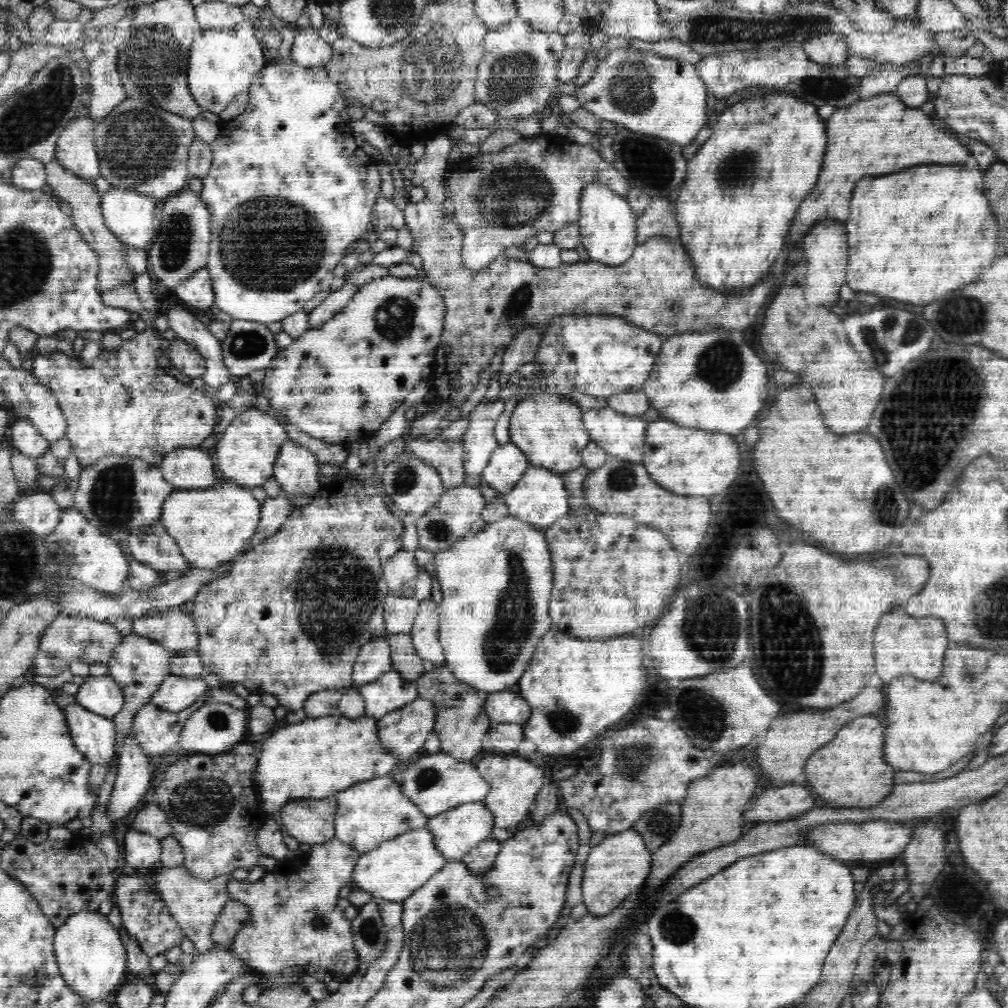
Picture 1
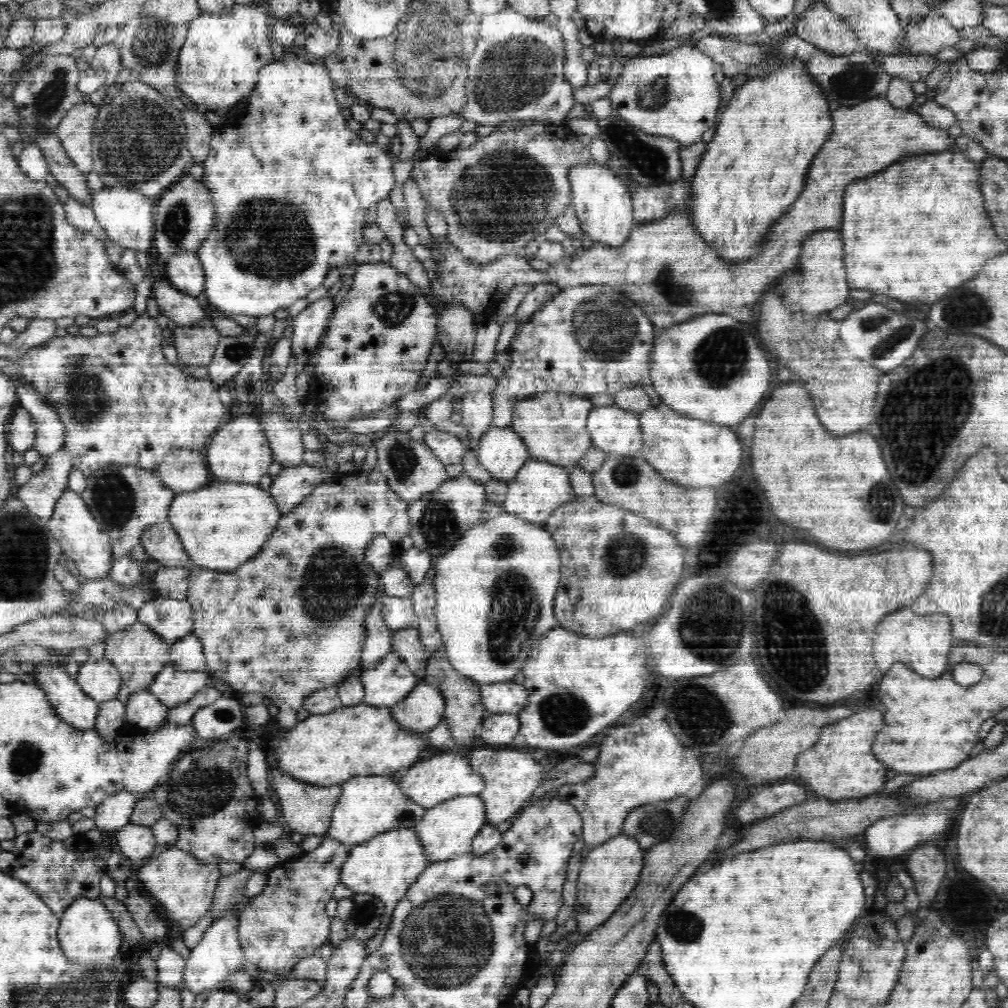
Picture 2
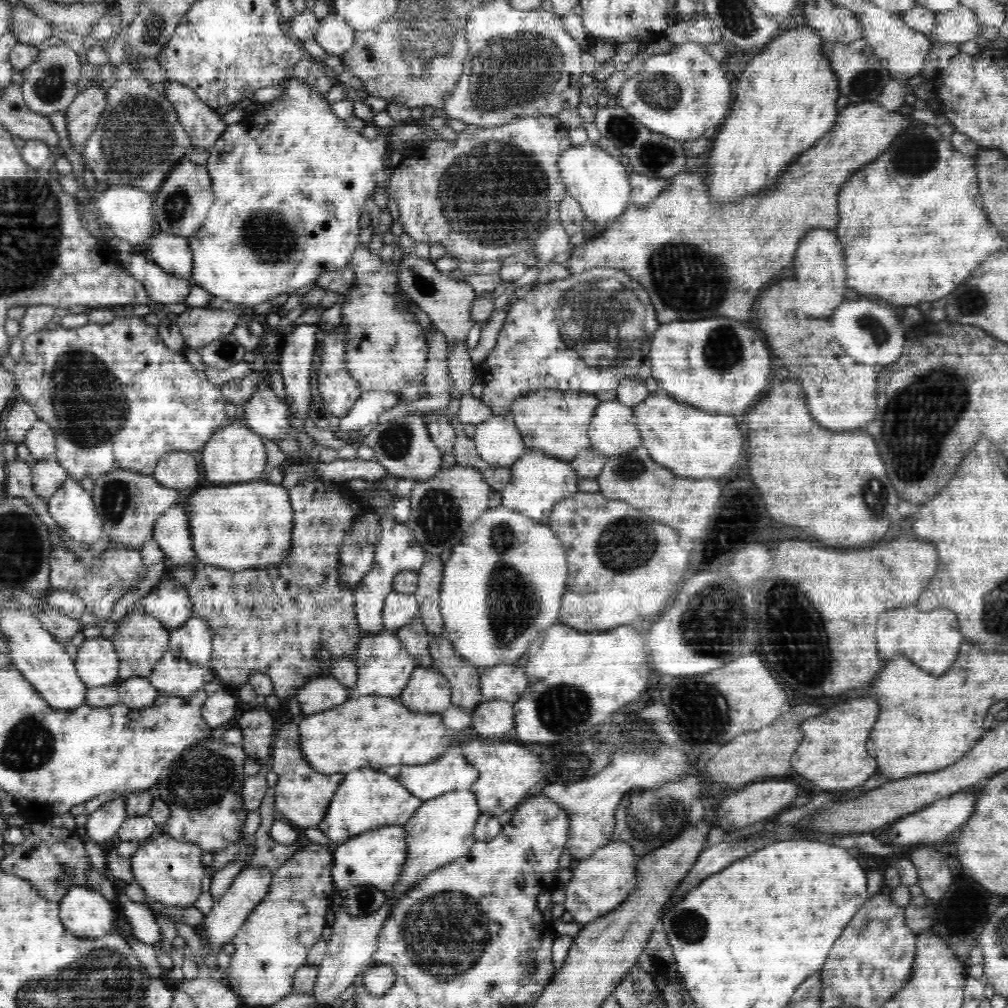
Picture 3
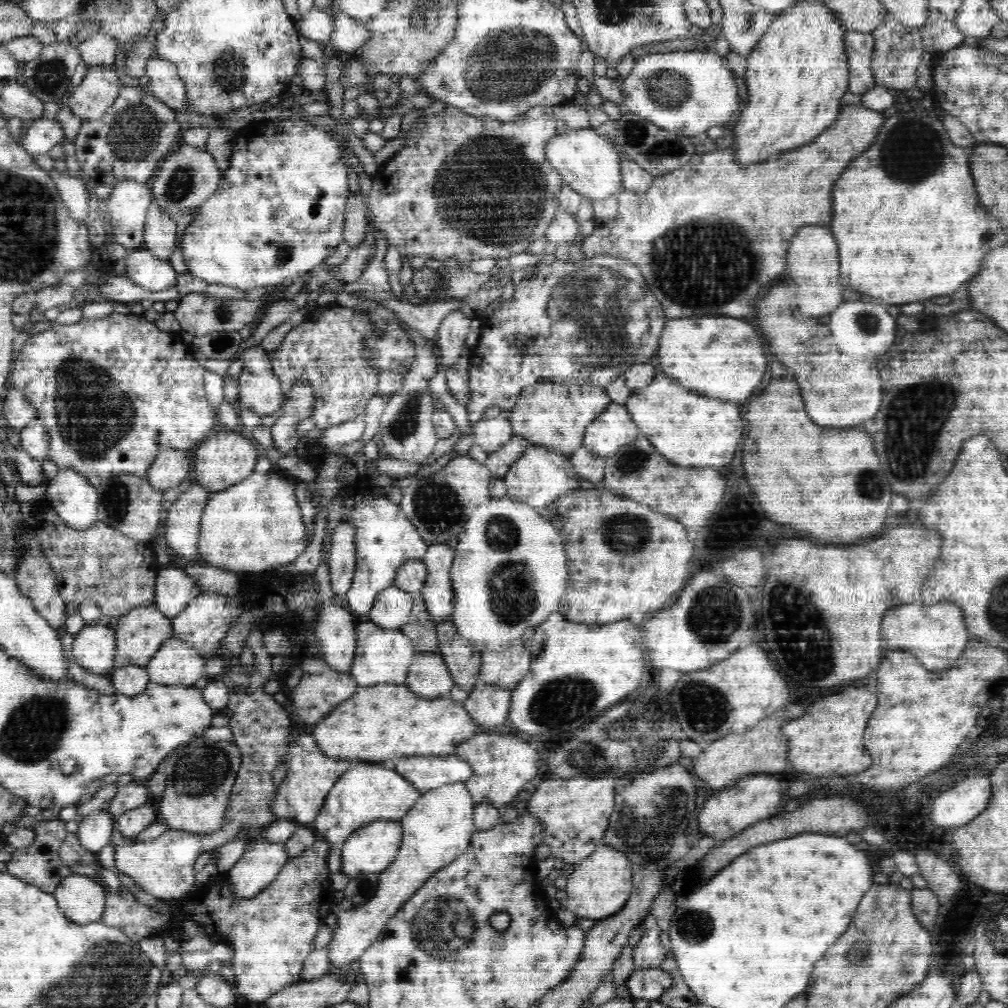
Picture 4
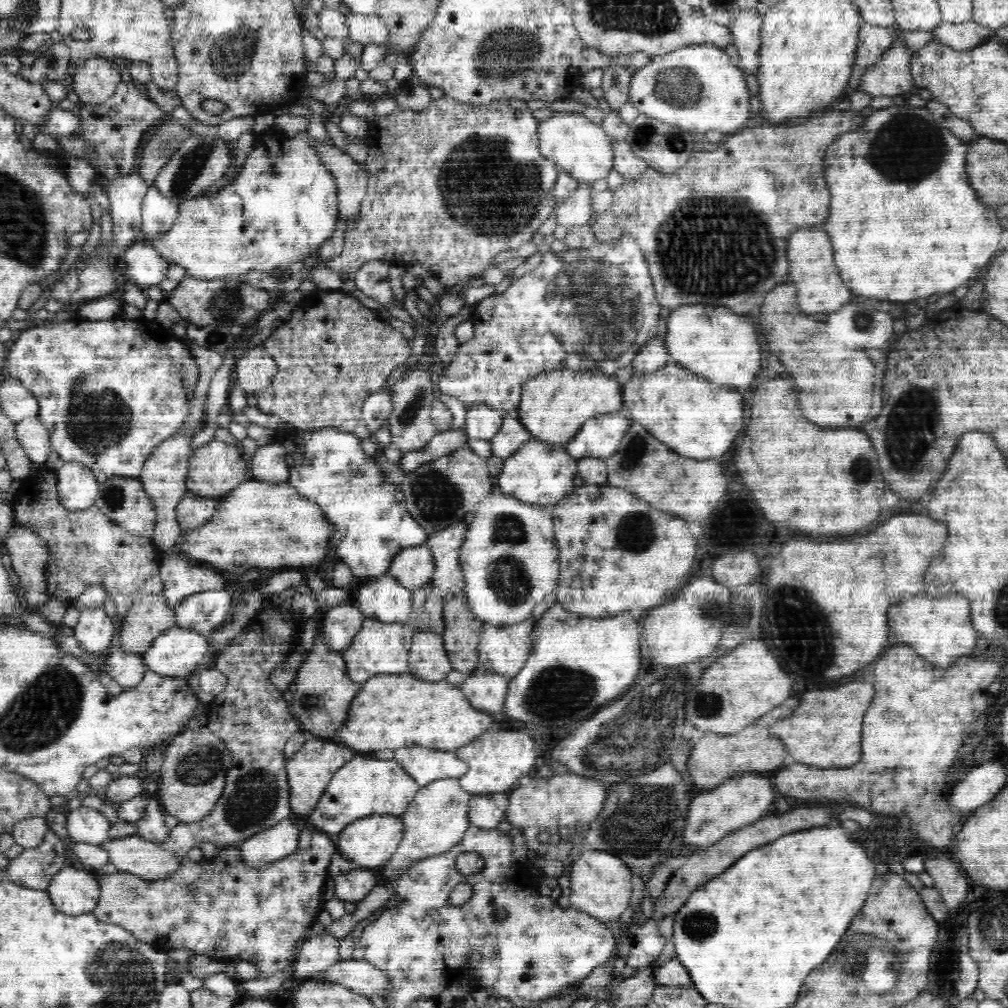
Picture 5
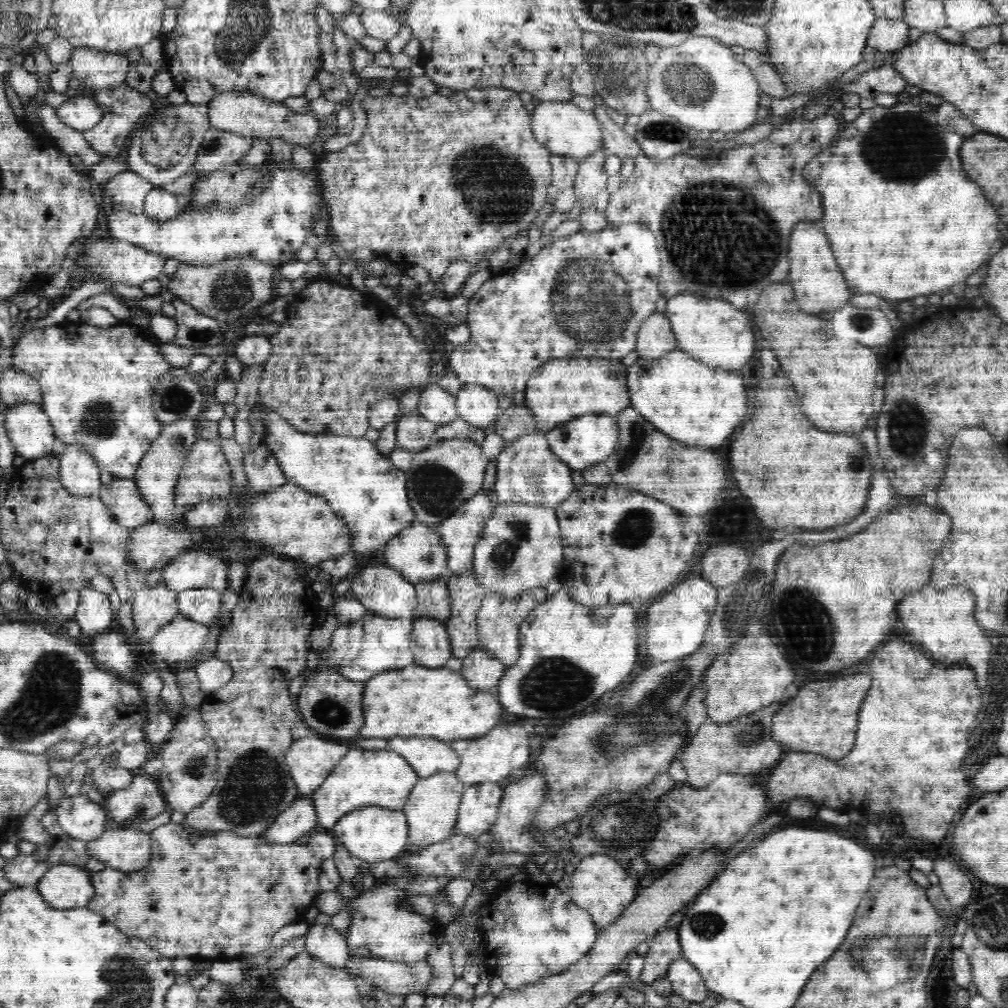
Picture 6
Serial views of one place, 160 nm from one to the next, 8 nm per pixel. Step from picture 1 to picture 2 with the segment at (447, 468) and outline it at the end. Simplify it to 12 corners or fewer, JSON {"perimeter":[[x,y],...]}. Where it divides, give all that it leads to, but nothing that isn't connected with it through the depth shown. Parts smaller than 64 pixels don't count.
{"perimeter":[[428,432],[423,442],[444,466],[462,464],[469,449],[453,433]]}

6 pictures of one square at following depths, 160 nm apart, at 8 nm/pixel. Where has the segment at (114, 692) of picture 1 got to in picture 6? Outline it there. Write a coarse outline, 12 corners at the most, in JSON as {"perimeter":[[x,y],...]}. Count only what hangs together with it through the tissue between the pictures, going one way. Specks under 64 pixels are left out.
{"perimeter":[[80,590],[75,621],[81,631],[104,632],[115,619],[108,595]]}

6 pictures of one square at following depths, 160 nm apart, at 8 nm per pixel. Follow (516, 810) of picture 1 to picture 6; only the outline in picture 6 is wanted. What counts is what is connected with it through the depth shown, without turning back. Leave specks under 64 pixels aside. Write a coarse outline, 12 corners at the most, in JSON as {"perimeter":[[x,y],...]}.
{"perimeter":[[524,726],[452,740],[465,784],[501,782],[530,758]]}

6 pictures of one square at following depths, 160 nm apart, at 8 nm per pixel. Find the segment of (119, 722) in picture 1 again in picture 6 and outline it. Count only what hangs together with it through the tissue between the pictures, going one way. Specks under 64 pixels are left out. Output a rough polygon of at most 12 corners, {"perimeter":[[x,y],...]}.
{"perimeter":[[163,583],[138,590],[135,636],[149,640],[179,613]]}

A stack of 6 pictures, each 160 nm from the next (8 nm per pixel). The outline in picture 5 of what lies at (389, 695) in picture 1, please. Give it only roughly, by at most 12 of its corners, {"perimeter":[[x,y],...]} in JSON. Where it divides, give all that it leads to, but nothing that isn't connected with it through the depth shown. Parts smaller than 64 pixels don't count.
{"perimeter":[[365,618],[341,653],[350,679],[408,673],[413,628]]}

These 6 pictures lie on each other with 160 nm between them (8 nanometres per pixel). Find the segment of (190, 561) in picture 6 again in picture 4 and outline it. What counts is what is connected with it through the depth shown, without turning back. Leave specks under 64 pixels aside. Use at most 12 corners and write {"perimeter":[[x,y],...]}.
{"perimeter":[[162,566],[152,604],[176,618],[200,587],[186,570]]}

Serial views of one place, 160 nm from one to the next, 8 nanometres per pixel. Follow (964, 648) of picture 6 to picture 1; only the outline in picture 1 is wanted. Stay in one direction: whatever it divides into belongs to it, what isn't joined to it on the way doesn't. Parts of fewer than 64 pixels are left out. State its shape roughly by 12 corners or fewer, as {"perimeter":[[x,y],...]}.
{"perimeter":[[936,616],[880,617],[876,674],[940,676],[950,644]]}

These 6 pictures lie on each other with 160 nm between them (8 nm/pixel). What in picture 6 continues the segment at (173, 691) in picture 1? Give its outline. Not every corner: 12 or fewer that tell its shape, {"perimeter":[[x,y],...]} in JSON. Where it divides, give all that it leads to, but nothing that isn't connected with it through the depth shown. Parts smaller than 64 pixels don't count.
{"perimeter":[[178,613],[149,640],[154,662],[194,659],[208,625]]}

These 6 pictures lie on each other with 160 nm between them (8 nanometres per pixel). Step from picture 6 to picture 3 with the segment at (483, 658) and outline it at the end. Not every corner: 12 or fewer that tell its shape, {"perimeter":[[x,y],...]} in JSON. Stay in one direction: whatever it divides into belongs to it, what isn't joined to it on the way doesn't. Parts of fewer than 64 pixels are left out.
{"perimeter":[[502,697],[482,701],[471,726],[481,738],[514,728],[513,704]]}

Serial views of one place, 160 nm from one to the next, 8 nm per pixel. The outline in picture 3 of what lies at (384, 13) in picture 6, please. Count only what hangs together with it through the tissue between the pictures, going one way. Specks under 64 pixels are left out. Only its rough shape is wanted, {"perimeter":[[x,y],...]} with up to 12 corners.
{"perimeter":[[337,13],[318,22],[314,40],[340,56],[352,48],[354,30]]}

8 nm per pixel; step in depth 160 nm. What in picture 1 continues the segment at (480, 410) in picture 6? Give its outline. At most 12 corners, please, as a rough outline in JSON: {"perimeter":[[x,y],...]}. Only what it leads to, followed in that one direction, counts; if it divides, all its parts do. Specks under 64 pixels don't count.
{"perimeter":[[509,442],[492,452],[480,478],[503,494],[529,466]]}

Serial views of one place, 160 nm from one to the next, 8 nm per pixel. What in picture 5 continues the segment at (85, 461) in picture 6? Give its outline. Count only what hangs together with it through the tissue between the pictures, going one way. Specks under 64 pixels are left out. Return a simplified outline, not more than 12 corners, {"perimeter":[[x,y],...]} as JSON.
{"perimeter":[[80,462],[59,470],[59,500],[72,512],[95,504],[99,483]]}

